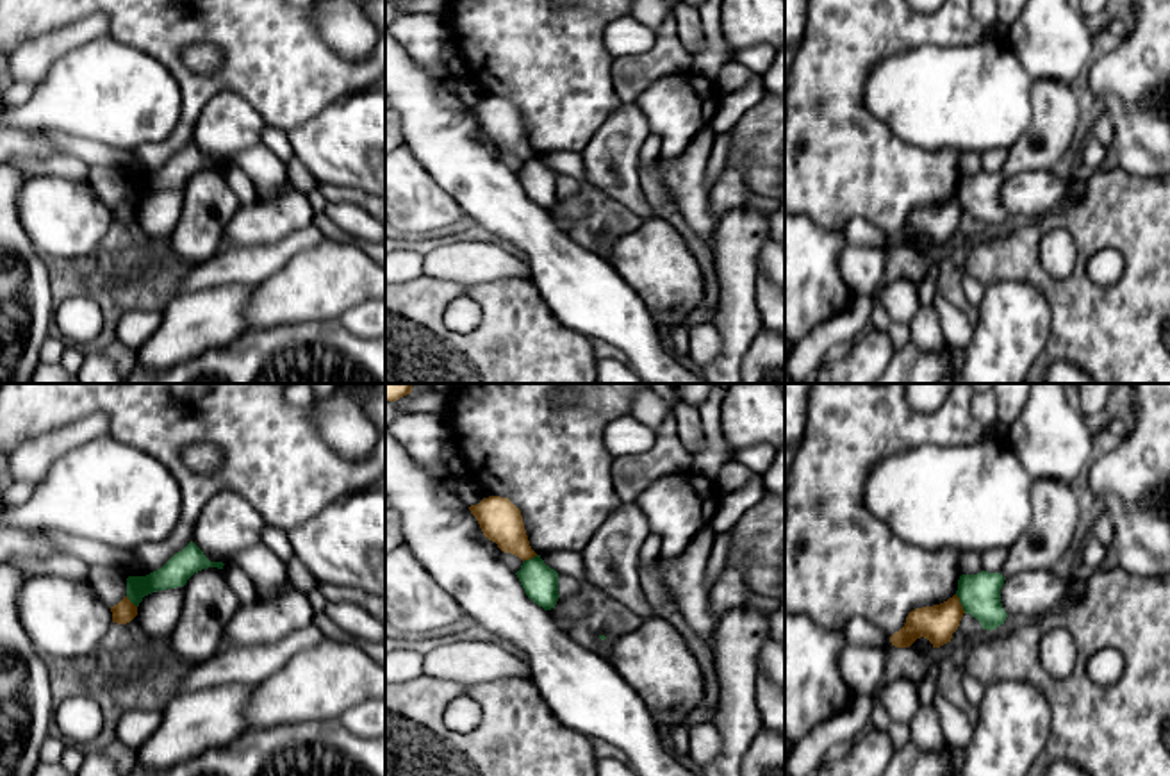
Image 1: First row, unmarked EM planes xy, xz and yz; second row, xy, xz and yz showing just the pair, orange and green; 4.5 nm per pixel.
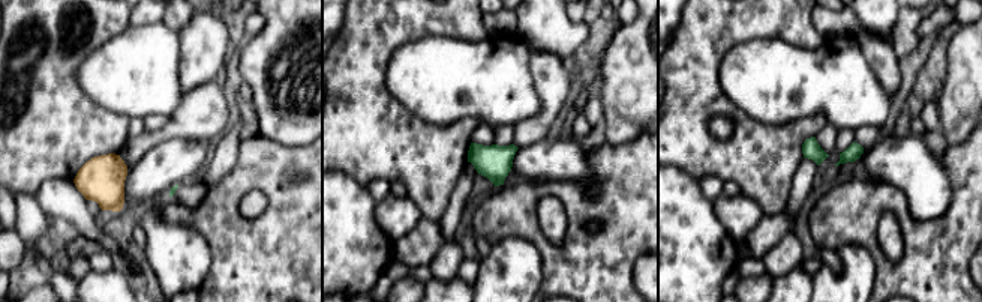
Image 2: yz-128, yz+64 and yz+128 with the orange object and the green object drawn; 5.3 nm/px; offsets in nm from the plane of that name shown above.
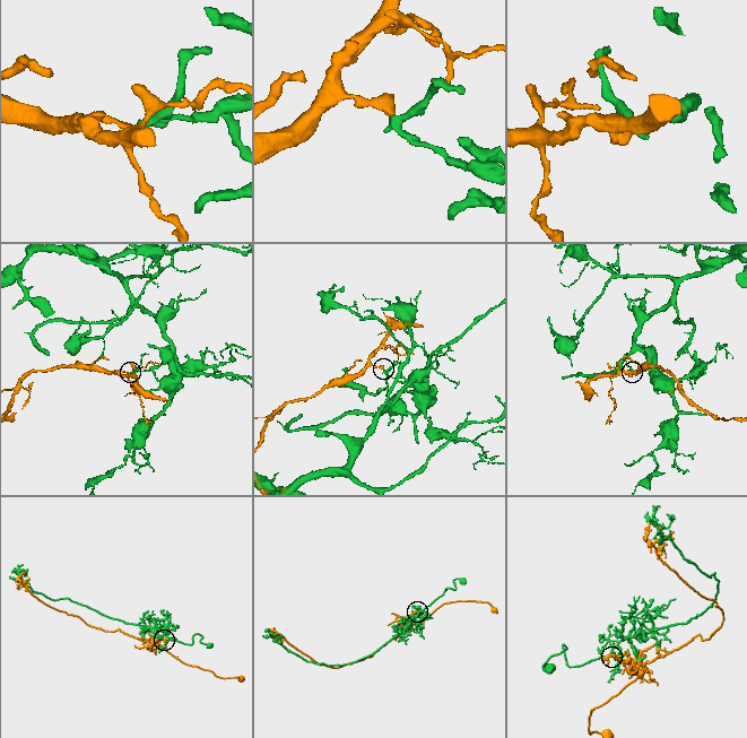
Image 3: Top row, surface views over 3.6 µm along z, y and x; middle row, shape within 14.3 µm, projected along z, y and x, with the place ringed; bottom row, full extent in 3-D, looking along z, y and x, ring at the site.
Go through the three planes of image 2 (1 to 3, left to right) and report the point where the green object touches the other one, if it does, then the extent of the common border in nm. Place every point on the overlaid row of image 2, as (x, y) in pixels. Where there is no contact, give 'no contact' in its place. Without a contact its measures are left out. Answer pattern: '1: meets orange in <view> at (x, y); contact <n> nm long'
1: no contact
2: no contact
3: no contact

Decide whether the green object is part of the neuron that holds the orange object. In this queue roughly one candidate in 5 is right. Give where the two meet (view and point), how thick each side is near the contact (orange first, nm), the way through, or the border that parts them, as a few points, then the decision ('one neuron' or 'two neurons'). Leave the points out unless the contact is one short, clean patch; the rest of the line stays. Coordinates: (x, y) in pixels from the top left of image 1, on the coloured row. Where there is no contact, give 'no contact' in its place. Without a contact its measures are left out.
meets orange in yz at (960, 603); 170 nm thick on the orange side, 190 nm on the other; border along yz (955, 594), (965, 612); two neurons

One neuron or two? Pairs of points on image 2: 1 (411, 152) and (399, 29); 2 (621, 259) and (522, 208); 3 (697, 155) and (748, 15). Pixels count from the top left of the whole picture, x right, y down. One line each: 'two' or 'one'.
1: one
2: one
3: one

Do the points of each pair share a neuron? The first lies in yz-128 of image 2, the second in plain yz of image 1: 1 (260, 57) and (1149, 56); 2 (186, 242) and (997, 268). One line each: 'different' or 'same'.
1: same
2: different

